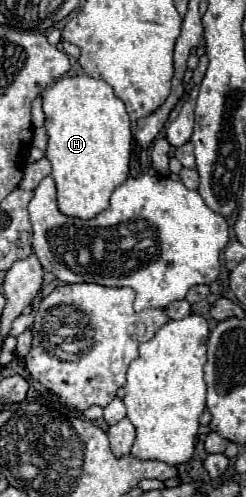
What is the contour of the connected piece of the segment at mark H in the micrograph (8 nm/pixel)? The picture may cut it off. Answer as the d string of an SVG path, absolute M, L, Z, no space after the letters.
M81 74L81 76L61 76L57 82L47 86L43 92L43 112L45 112L45 130L49 136L45 156L53 166L51 176L57 184L59 210L67 216L89 220L109 206L111 192L127 178L129 172L133 136L125 104L113 94L107 82Z

